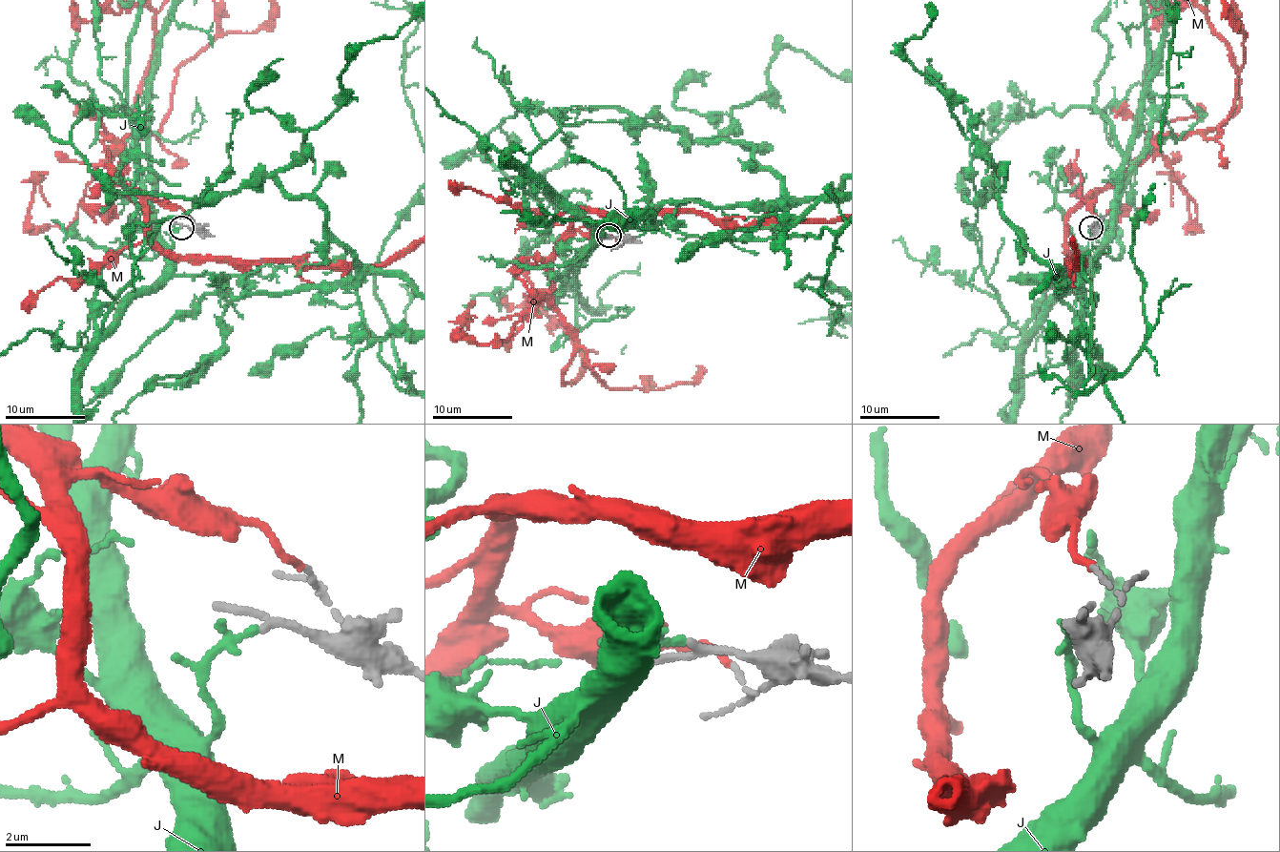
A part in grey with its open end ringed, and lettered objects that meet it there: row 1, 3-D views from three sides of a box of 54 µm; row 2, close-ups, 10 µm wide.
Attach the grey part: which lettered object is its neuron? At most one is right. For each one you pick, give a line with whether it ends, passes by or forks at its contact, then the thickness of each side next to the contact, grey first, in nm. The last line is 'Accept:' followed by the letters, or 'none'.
J: it ends; calibres 160 and 220 nm
Accept: J

